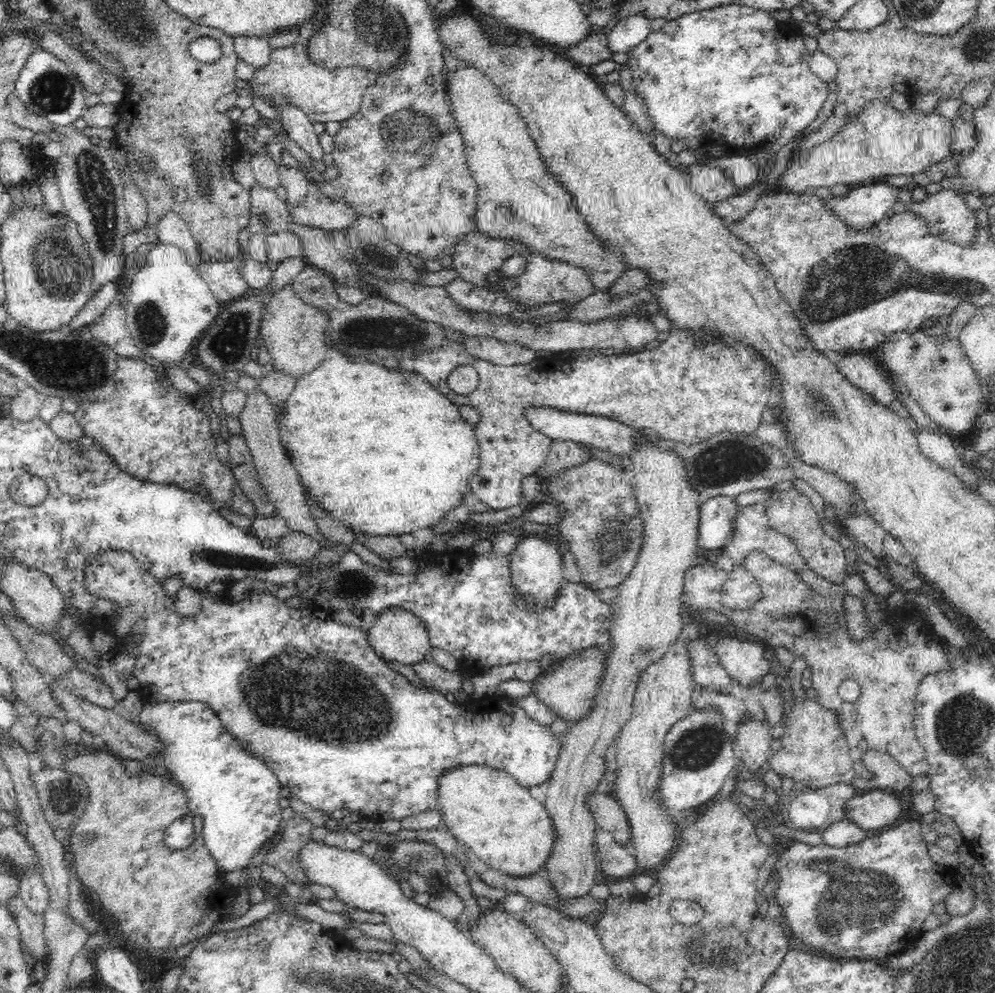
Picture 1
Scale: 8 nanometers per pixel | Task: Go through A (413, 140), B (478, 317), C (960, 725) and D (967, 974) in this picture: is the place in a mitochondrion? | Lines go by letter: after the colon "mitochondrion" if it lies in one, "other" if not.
A: mitochondrion
B: mitochondrion
C: mitochondrion
D: mitochondrion

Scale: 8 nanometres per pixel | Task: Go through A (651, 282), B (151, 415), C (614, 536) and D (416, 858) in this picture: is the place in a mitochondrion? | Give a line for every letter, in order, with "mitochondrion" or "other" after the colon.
A: other
B: other
C: mitochondrion
D: mitochondrion

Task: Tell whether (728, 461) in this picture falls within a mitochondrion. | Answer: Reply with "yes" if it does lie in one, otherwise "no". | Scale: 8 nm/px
yes

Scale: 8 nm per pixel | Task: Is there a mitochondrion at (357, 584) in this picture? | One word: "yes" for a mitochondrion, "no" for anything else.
yes

